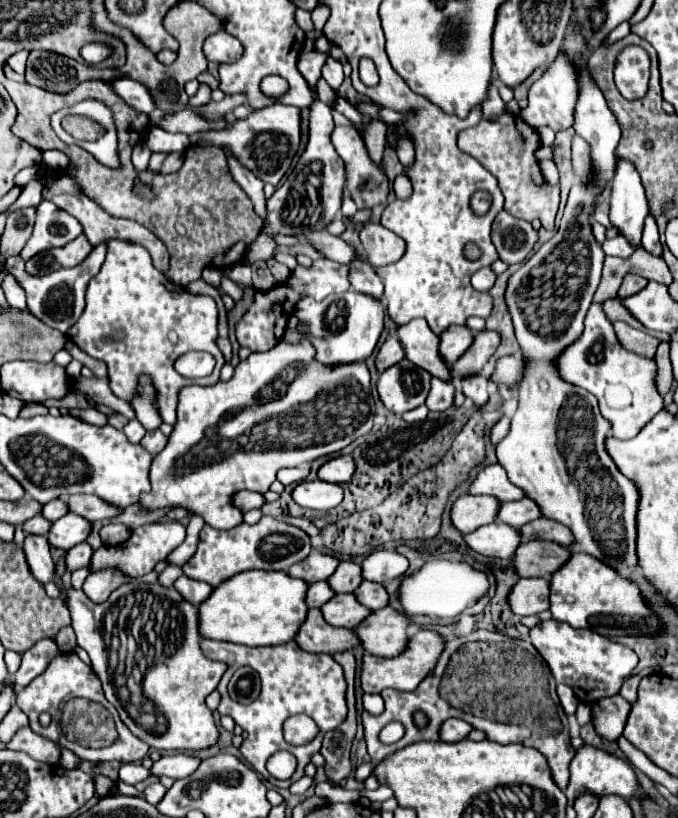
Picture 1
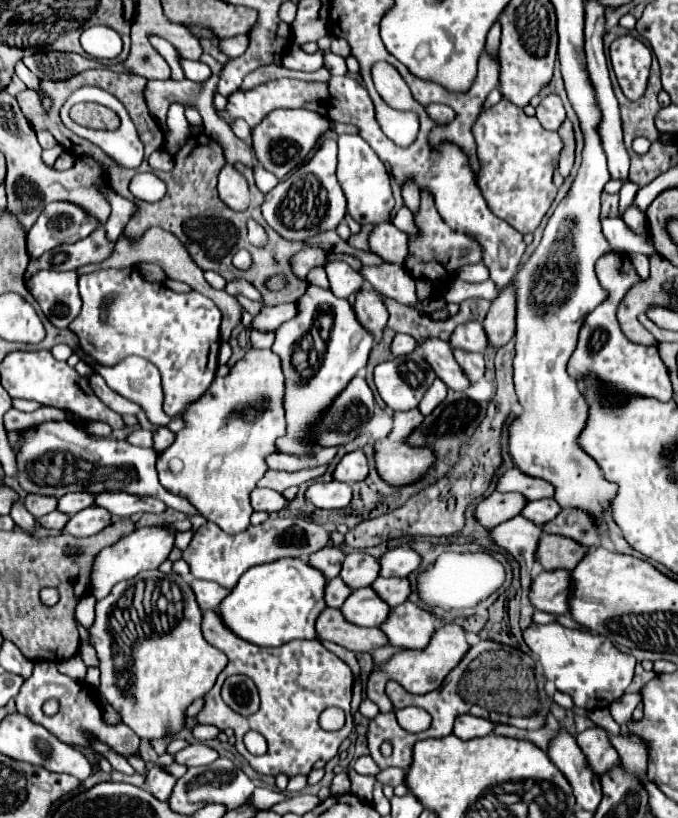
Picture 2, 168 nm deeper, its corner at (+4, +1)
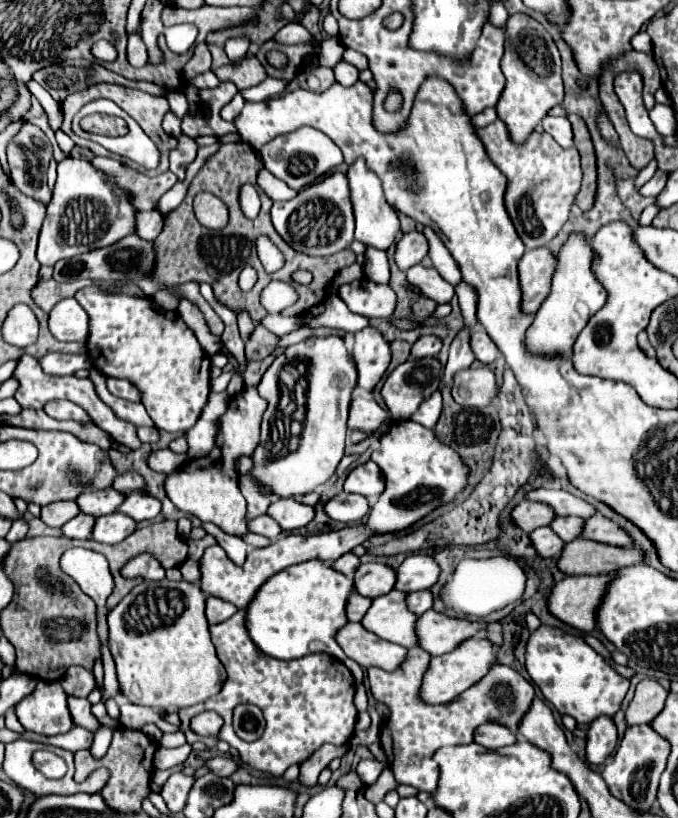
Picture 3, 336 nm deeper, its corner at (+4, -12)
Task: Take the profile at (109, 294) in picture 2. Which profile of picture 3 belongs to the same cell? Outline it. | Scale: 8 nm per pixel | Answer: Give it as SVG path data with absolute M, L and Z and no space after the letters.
M97 286L79 290L75 294L75 300L89 314L87 352L89 352L91 364L105 376L129 378L131 382L135 382L135 386L143 394L141 402L147 408L151 420L155 422L155 426L159 430L177 432L177 434L183 434L185 430L189 430L199 420L201 410L209 398L209 390L211 390L209 378L203 374L205 380L201 380L201 370L207 368L209 356L197 342L193 330L189 326L185 326L181 316L177 312L163 310L151 298L129 296L125 292L107 292Z

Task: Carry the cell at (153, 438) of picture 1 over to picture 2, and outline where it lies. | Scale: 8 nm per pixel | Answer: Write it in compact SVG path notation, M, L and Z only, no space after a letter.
M159 427L159 429L155 431L153 439L155 439L155 449L157 449L157 453L161 453L161 451L165 451L165 449L175 441L175 433L169 431L167 427Z

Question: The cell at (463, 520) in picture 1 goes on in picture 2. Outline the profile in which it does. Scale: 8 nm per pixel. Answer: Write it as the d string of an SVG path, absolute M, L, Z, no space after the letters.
M491 493L481 505L475 509L475 517L489 529L501 525L503 521L509 521L519 515L519 511L525 509L529 499L519 493Z

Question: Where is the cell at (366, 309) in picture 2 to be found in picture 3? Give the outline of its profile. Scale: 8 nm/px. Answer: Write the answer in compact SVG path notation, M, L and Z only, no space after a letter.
M367 326L355 332L353 358L359 372L359 386L363 386L365 390L373 390L391 362L389 342L375 326Z

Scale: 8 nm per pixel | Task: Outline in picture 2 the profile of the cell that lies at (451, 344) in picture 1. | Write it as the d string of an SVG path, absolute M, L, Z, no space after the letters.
M481 323L459 325L451 335L451 347L463 347L465 351L485 351L489 347L487 333Z

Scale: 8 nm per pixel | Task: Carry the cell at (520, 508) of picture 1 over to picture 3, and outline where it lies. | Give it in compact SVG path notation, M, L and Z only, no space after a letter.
M557 516L557 518L551 520L551 524L549 524L549 528L551 528L557 536L561 536L563 542L571 542L571 540L579 538L581 526L583 526L583 520L581 520L581 518L575 518L575 516L567 516L567 518Z

